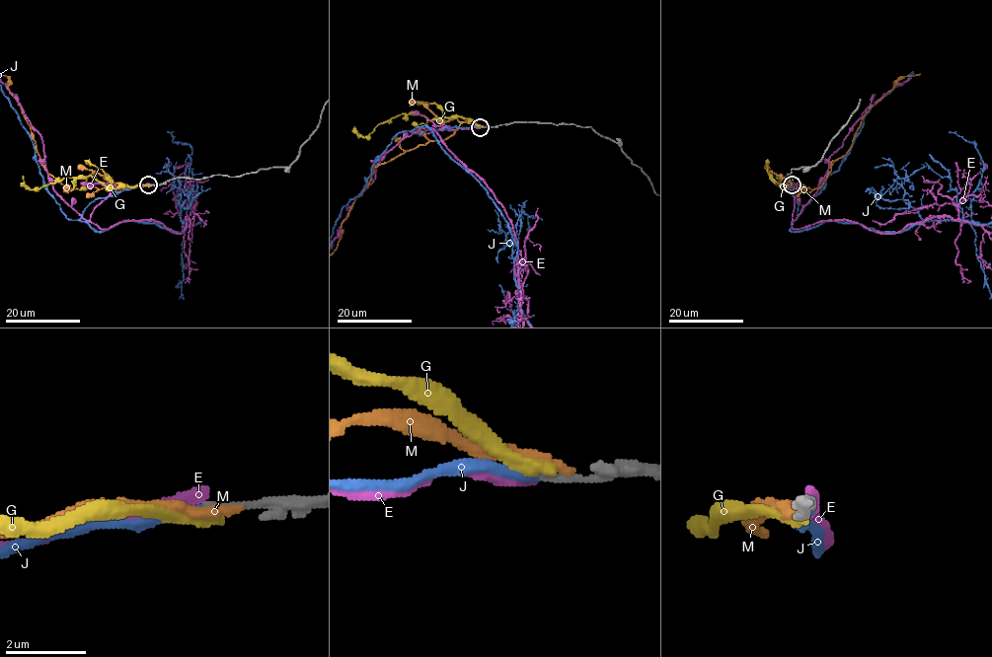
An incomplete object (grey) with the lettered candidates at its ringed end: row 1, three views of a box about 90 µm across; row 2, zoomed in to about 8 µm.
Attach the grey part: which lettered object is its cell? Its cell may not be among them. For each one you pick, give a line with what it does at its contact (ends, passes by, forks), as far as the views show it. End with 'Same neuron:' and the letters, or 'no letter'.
J: it ends there
Same neuron: J

